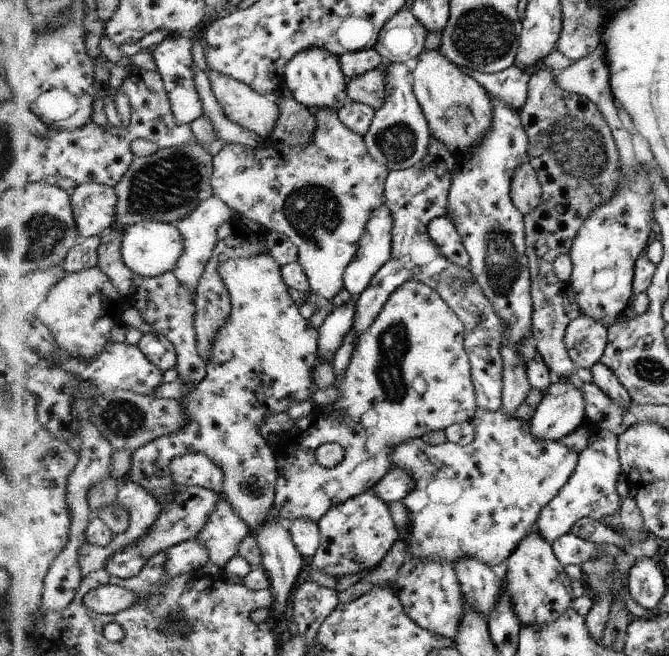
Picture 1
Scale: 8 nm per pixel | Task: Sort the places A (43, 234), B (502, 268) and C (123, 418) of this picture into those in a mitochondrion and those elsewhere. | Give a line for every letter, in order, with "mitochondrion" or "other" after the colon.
A: mitochondrion
B: mitochondrion
C: mitochondrion

